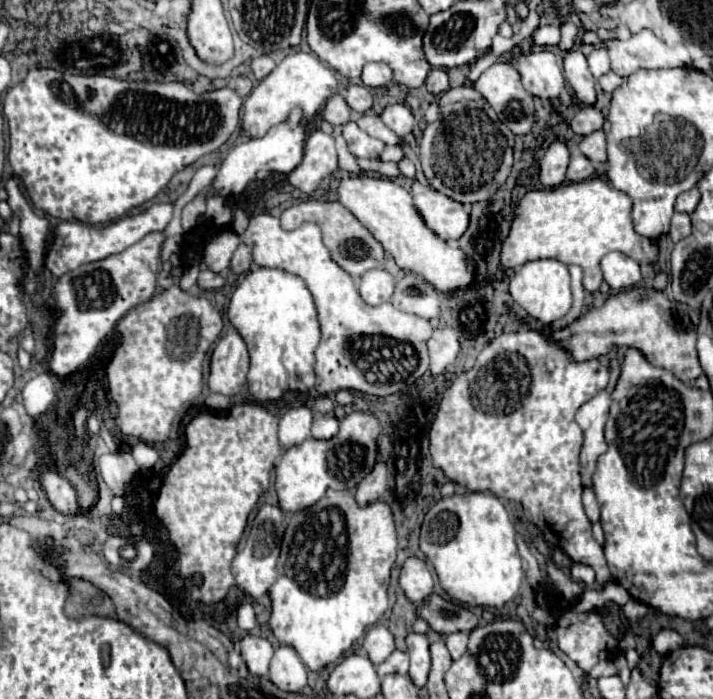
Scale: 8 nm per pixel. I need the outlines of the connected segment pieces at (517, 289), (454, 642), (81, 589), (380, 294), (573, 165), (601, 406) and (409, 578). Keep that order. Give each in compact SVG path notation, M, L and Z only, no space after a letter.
M537 259L529 261L523 267L519 267L511 279L509 285L511 297L517 305L521 305L531 317L541 321L543 325L549 325L557 319L561 319L573 303L571 295L571 279L569 279L569 269L557 259Z
M451 633L445 637L445 645L453 659L459 659L463 653L467 653L467 643L469 643L467 633Z
M65 579L69 587L69 597L65 605L65 613L73 617L87 617L87 615L99 615L99 617L115 617L115 607L111 599L83 579Z
M371 269L361 277L359 293L369 305L381 305L389 301L395 289L395 277L385 269Z
M573 153L565 179L571 183L577 183L577 181L585 181L585 179L593 177L593 173L595 173L595 165L585 155Z
M603 389L595 397L591 397L591 401L583 403L575 415L575 421L585 433L585 441L581 449L581 479L583 485L587 487L591 485L597 457L607 451L605 423L607 423L609 407L611 407L611 393Z
M415 557L405 561L401 569L399 585L407 595L407 599L415 605L421 605L433 593L433 579L429 569L421 559L415 559Z

